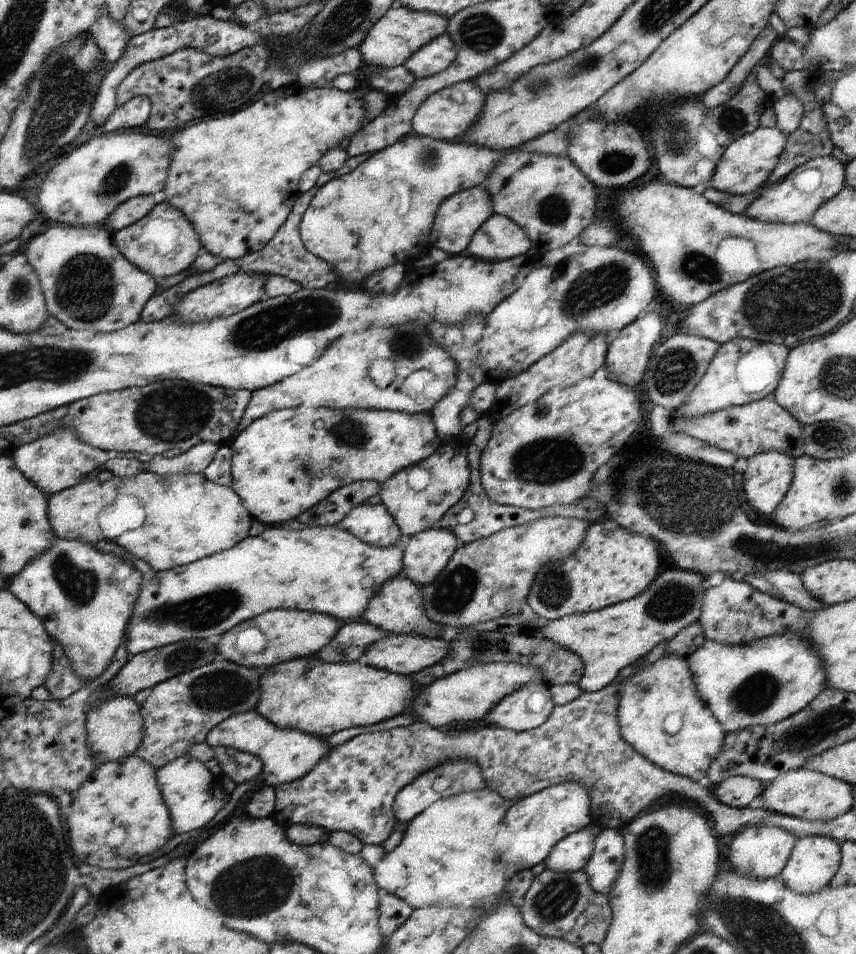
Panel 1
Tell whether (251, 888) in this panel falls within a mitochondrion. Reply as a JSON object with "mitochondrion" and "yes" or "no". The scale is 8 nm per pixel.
{"mitochondrion":"yes"}

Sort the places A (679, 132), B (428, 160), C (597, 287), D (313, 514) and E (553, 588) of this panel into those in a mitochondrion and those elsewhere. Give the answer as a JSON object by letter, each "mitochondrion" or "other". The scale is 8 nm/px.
{"A":"mitochondrion","B":"mitochondrion","C":"mitochondrion","D":"other","E":"mitochondrion"}

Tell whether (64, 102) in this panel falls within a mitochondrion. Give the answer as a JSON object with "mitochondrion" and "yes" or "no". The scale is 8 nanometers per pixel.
{"mitochondrion":"yes"}

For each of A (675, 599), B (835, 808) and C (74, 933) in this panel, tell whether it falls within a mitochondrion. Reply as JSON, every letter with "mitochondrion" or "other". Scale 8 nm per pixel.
{"A":"mitochondrion","B":"other","C":"other"}

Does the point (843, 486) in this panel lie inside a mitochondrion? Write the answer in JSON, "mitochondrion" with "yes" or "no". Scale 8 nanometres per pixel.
{"mitochondrion":"yes"}

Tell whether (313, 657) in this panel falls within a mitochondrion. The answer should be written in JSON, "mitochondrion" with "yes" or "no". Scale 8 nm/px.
{"mitochondrion":"no"}

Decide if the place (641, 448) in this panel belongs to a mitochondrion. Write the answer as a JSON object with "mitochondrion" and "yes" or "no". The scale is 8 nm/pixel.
{"mitochondrion":"no"}

